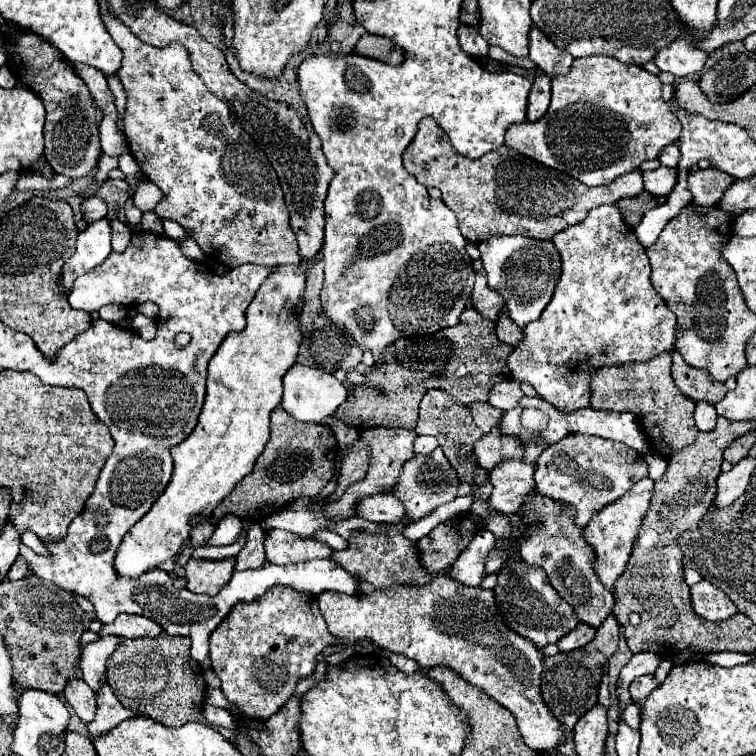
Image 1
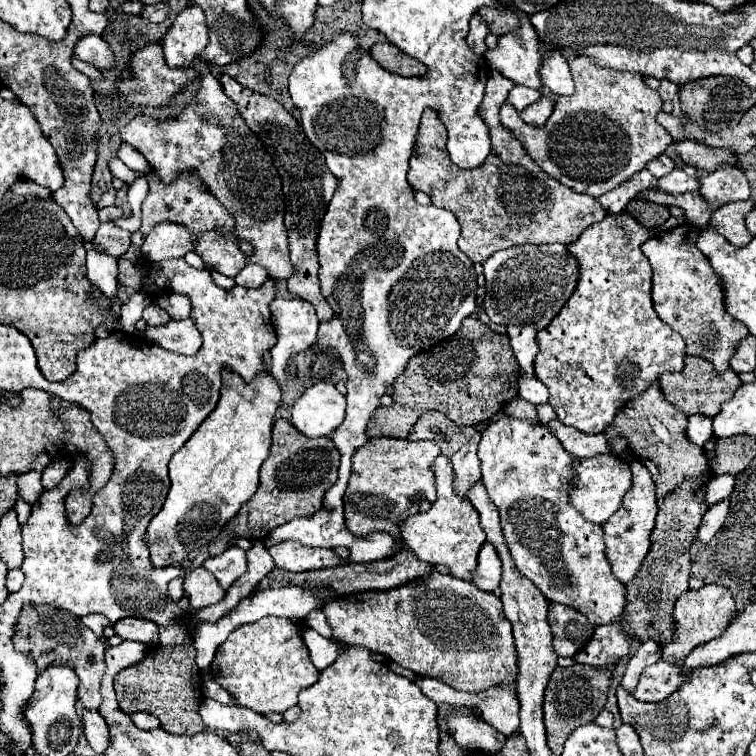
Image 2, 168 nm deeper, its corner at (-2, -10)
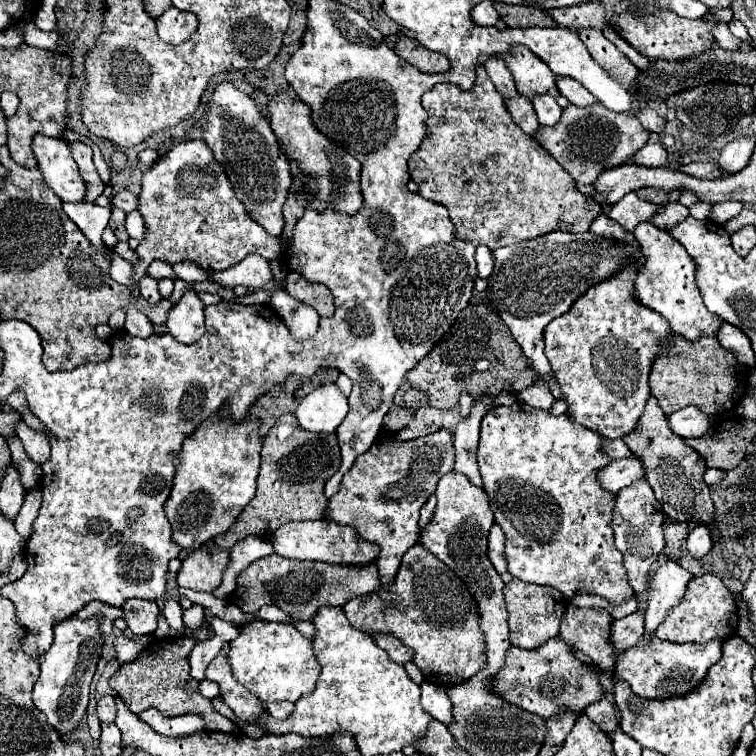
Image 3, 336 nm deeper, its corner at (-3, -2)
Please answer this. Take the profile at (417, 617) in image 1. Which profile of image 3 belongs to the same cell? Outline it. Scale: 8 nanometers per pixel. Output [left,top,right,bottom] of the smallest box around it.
[343,543,485,687]

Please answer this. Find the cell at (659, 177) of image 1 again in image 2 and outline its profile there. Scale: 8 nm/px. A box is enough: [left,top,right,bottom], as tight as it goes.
[656,169,698,195]

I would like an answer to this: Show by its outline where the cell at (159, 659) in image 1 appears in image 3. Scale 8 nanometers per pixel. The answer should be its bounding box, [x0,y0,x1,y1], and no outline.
[109,639,235,731]

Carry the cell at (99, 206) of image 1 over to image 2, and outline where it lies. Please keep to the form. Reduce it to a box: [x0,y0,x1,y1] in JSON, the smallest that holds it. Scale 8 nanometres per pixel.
[98,205,122,223]

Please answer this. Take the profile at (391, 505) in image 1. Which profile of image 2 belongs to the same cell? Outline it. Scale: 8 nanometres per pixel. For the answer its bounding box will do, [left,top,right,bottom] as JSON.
[400,455,486,581]

